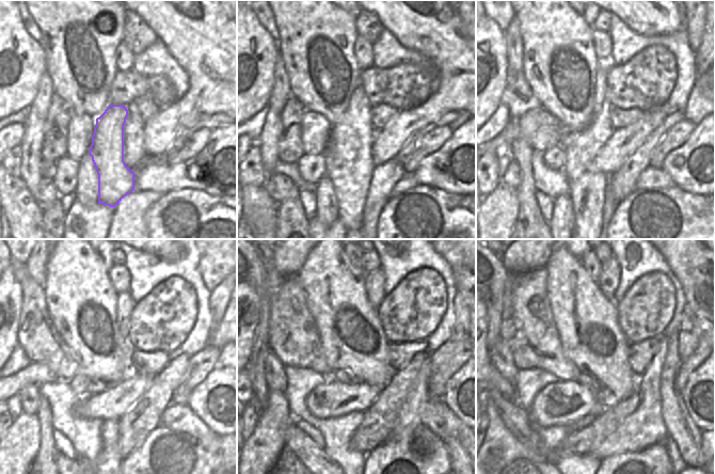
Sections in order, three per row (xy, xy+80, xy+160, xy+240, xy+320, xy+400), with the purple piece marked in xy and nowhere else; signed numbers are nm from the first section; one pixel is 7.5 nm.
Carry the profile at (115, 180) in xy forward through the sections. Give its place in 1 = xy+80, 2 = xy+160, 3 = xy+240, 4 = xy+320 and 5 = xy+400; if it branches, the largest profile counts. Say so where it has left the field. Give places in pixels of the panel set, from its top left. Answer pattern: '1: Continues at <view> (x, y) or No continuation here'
1: Continues at xy+80 (348, 163)
2: Continues at xy+160 (587, 189)
3: Continues at xy+240 (109, 456)
4: Continues at xy+320 (374, 281)
5: Continues at xy+400 (610, 274)

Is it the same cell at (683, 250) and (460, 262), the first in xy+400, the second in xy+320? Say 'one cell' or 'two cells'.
one cell

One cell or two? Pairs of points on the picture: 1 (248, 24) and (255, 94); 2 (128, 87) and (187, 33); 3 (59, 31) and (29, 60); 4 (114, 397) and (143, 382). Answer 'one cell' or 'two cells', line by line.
1: one cell
2: two cells
3: two cells
4: one cell

